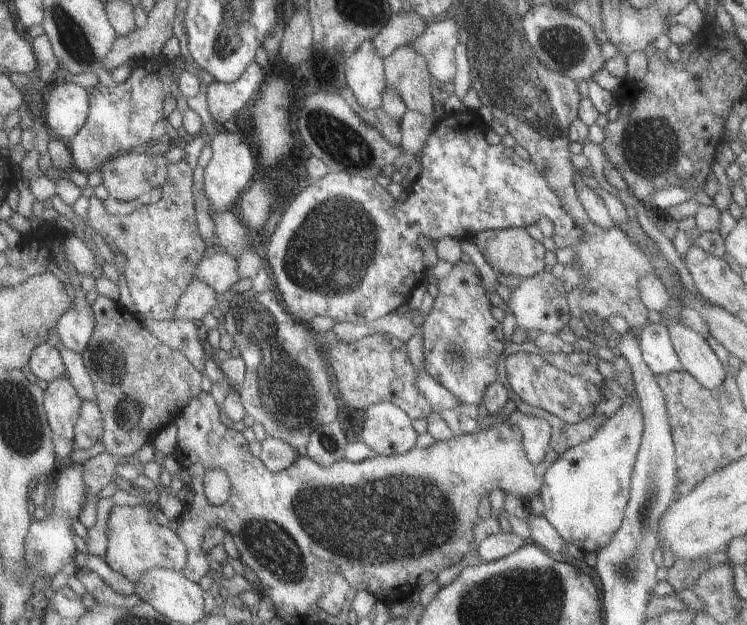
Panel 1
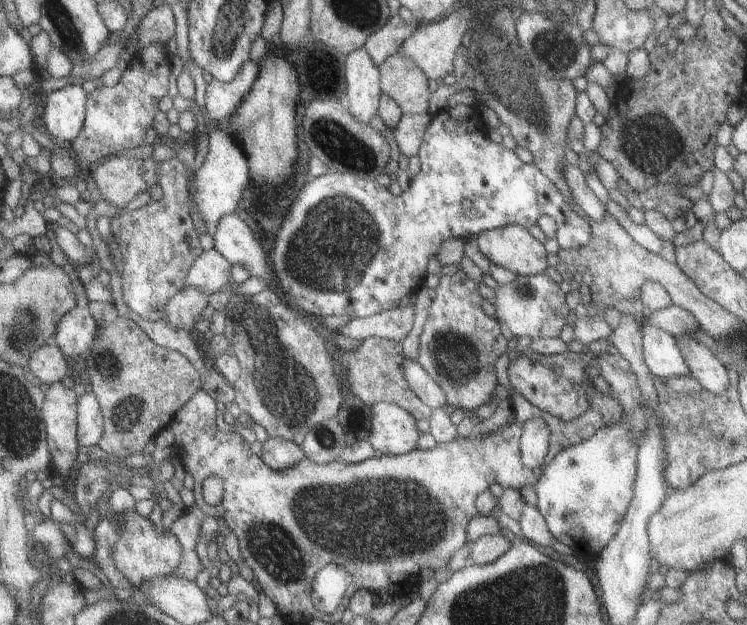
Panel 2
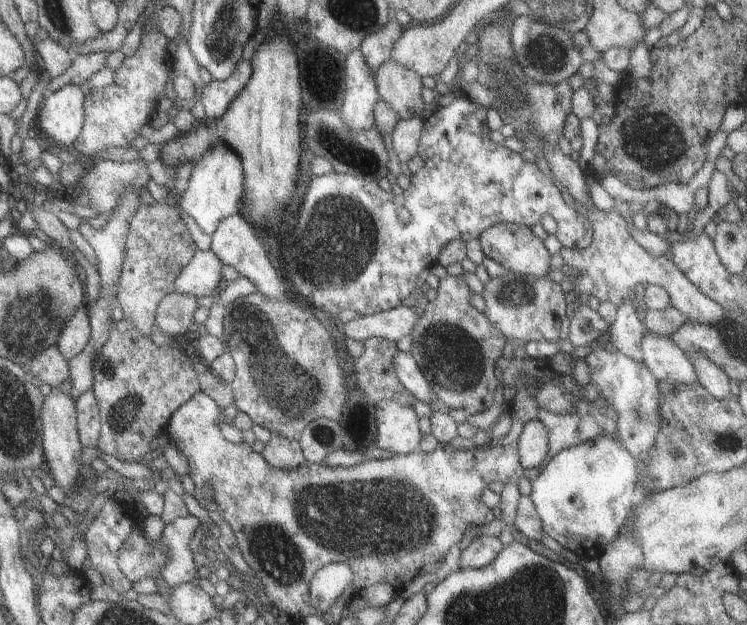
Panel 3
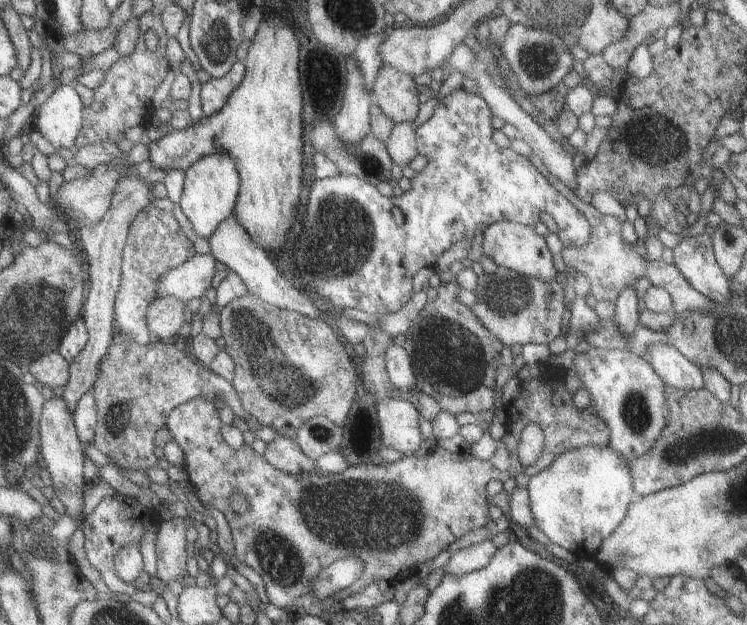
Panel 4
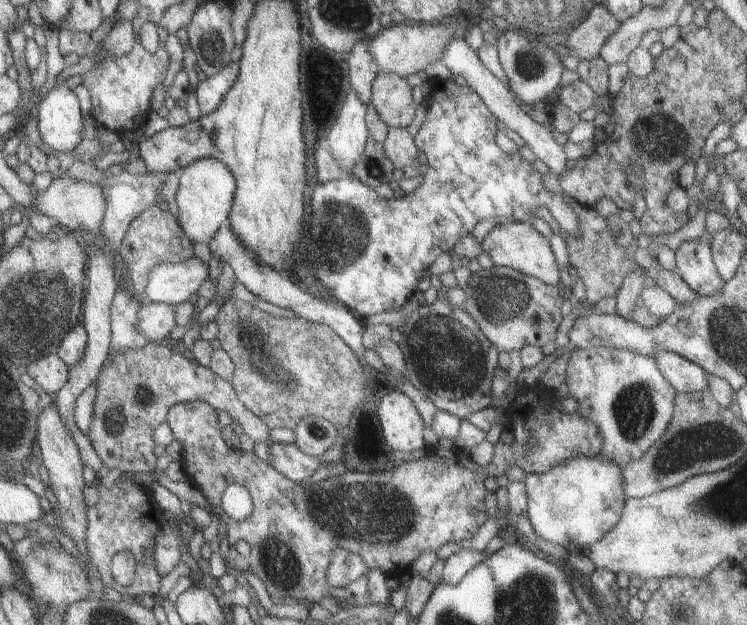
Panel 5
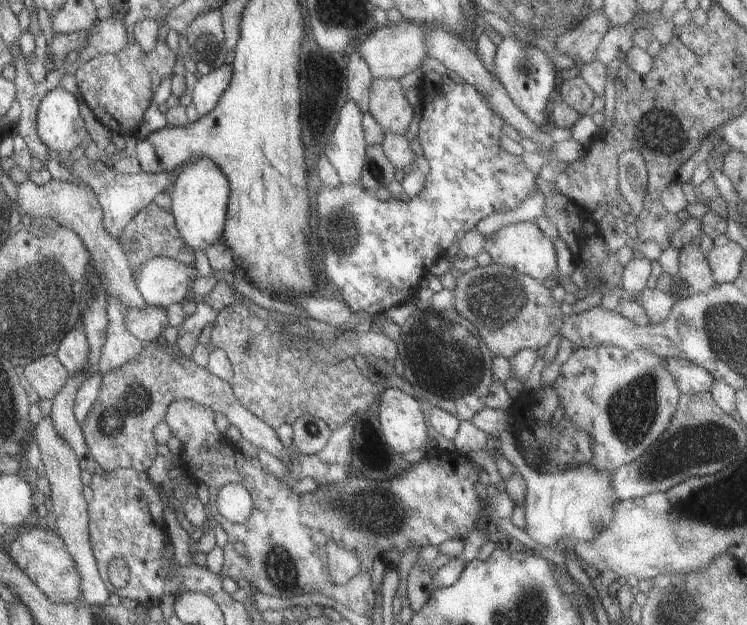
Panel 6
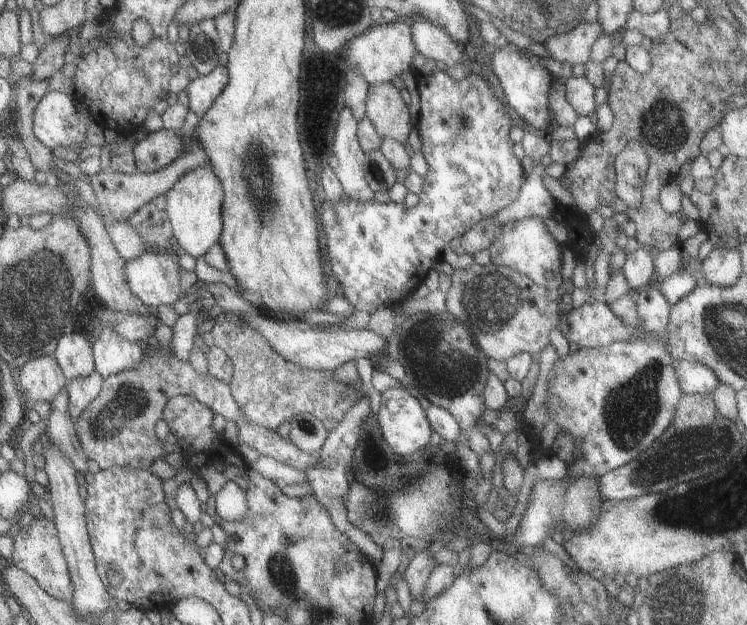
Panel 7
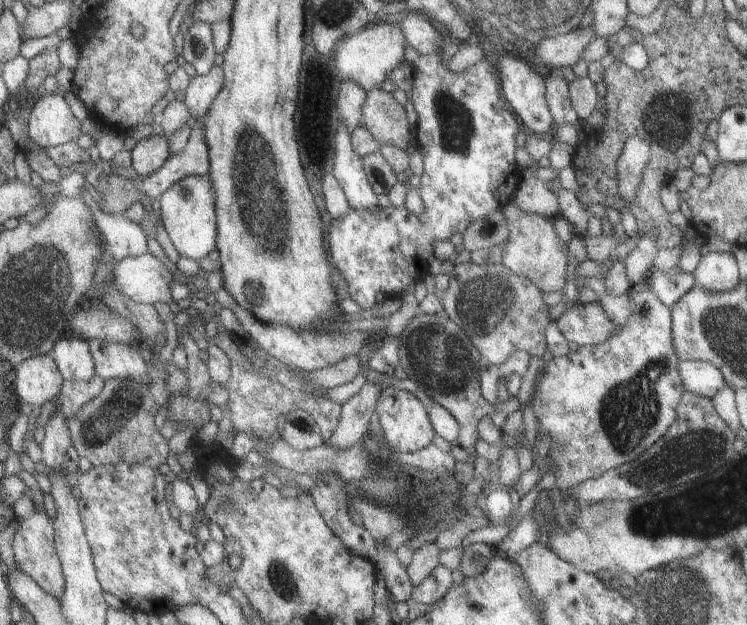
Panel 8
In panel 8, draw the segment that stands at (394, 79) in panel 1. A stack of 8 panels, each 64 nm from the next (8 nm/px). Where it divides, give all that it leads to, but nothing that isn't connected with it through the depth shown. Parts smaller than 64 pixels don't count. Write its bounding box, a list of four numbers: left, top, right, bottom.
[361,87,412,149]

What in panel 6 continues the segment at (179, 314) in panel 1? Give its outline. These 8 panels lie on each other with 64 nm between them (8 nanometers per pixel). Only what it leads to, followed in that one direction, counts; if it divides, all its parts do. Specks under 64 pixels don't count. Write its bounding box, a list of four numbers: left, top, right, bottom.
[126,307,169,342]

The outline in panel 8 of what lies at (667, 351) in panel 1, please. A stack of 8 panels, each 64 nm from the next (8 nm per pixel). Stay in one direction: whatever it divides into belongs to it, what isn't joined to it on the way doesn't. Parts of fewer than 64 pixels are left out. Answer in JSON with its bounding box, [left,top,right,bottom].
[678,361,727,399]

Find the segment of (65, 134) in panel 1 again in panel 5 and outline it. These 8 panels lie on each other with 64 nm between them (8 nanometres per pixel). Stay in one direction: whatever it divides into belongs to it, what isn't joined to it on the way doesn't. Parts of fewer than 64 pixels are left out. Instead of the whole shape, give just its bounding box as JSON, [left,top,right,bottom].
[39,82,86,152]

